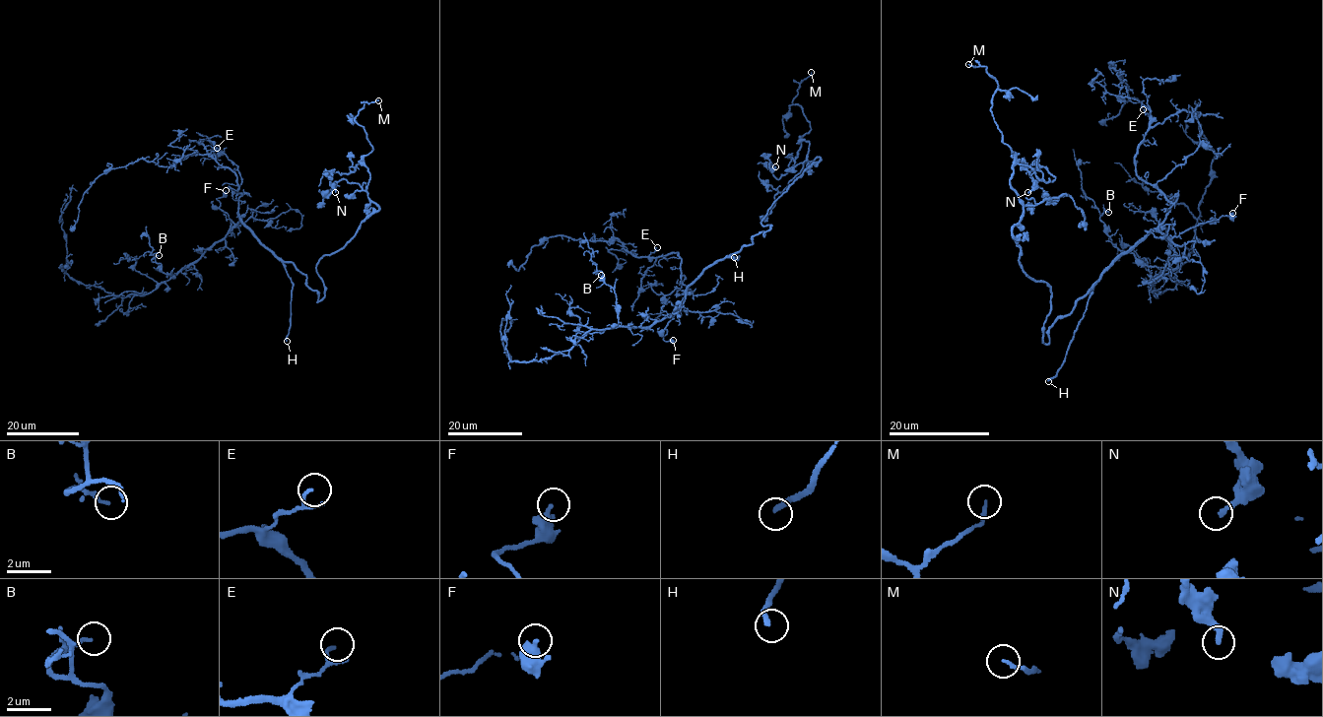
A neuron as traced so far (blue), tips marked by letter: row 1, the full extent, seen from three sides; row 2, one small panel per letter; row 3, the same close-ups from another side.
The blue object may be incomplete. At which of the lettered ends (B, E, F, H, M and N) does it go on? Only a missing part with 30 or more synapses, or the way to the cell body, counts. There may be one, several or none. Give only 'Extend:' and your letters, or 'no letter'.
Extend: H

